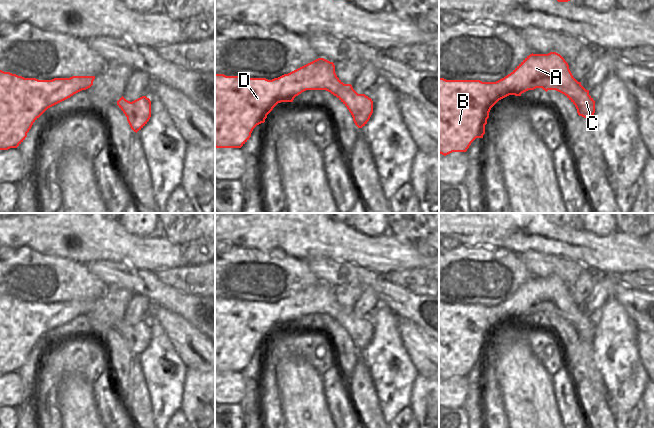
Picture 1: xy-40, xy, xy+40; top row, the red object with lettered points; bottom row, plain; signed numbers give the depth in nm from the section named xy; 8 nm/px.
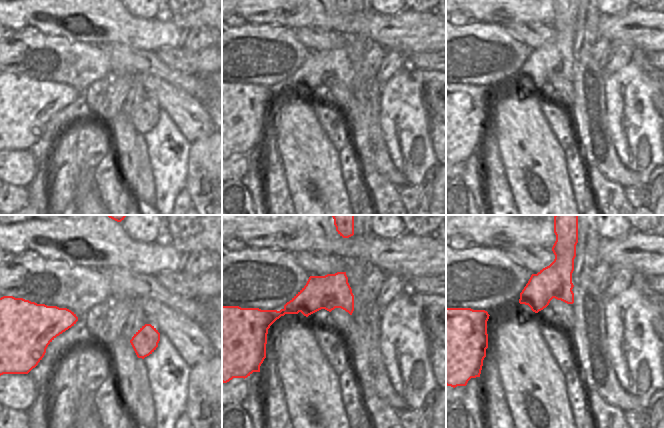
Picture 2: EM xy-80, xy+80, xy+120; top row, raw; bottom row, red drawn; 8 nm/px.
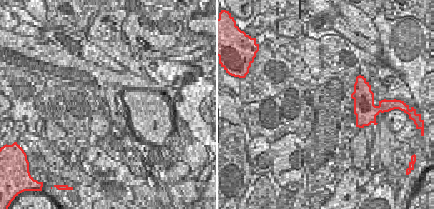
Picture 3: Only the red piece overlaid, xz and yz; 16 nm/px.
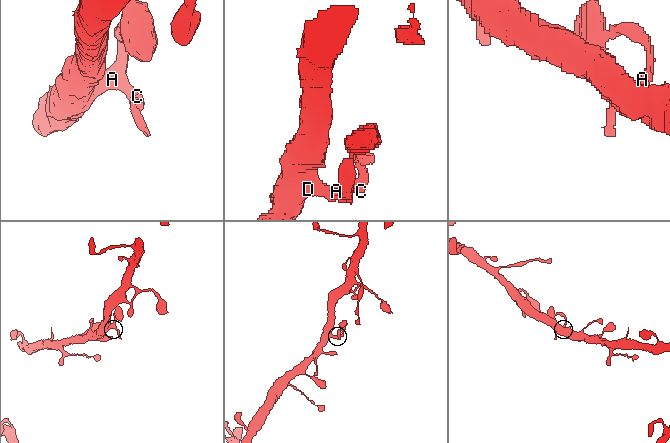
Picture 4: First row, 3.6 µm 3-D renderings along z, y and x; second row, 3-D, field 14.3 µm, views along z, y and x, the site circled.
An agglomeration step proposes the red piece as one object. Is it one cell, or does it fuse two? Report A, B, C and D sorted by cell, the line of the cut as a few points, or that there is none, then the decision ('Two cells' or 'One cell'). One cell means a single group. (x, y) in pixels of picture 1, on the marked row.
Groups: A B C D. No split. One cell

